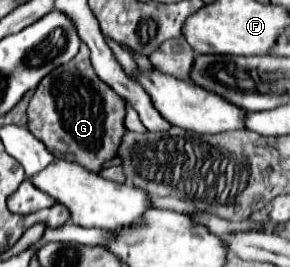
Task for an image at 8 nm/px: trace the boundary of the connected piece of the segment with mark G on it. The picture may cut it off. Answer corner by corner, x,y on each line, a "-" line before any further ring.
83,44
79,54
47,74
31,102
29,102
29,132
33,132
45,146
61,160
71,160
81,164
91,172
99,172
101,164
111,160
117,152
119,140
125,132
123,128
123,100
113,94
113,90
99,80
89,62
89,48

